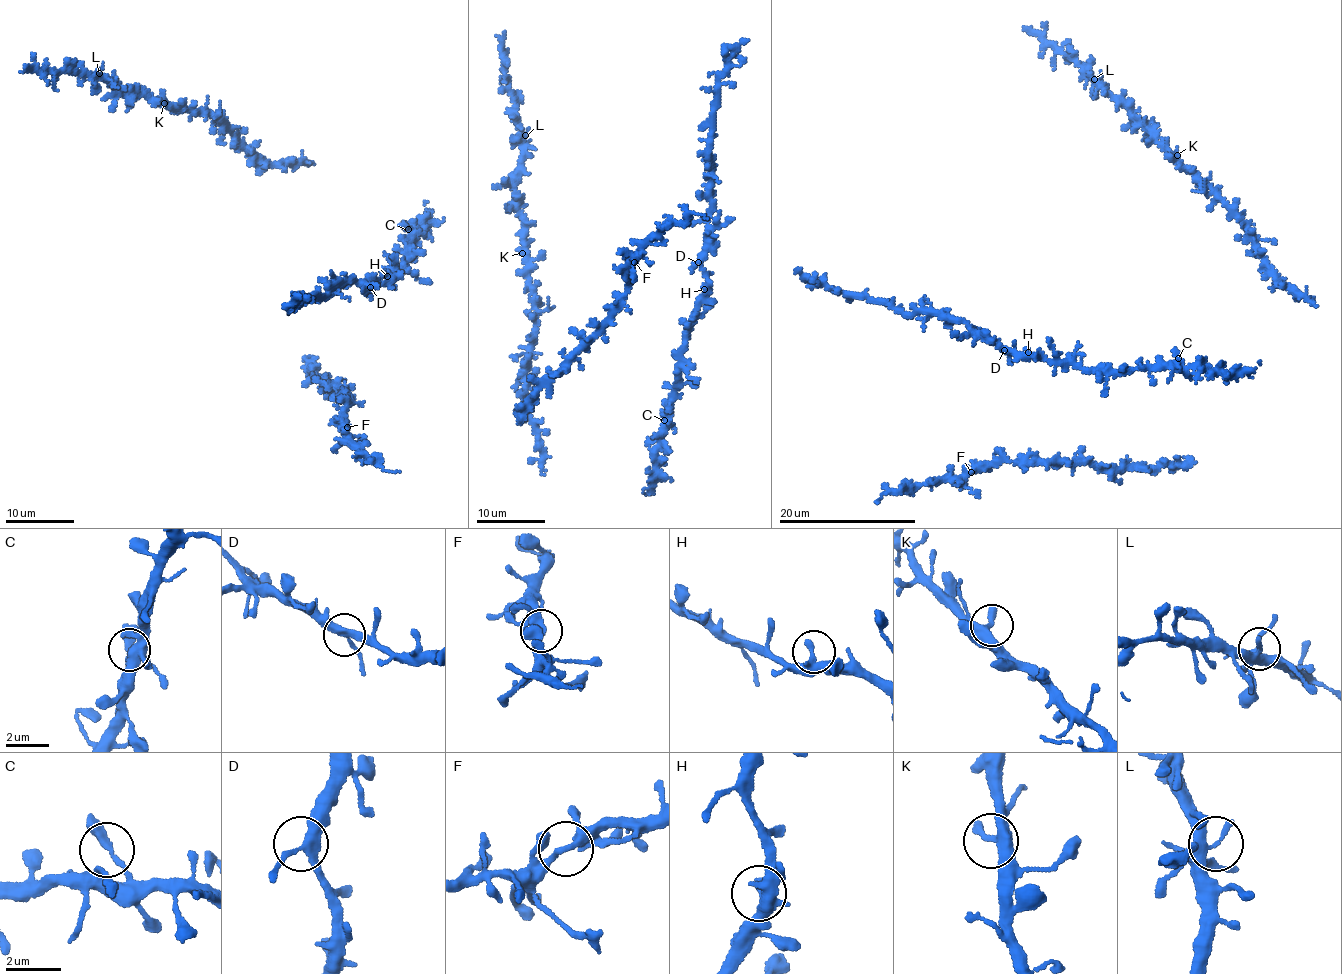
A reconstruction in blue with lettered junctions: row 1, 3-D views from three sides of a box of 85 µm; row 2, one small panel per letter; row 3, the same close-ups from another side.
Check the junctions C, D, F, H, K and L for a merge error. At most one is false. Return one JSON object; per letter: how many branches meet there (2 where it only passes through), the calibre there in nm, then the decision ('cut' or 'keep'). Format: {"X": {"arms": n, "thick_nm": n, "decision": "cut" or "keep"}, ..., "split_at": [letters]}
{"C": {"arms": 2, "thick_nm": 300, "decision": "keep"}, "D": {"arms": 3, "thick_nm": 320, "decision": "keep"}, "F": {"arms": 3, "thick_nm": 280, "decision": "keep"}, "H": {"arms": 3, "thick_nm": 280, "decision": "keep"}, "K": {"arms": 3, "thick_nm": 360, "decision": "keep"}, "L": {"arms": 3, "thick_nm": 220, "decision": "keep"}, "split_at": []}

